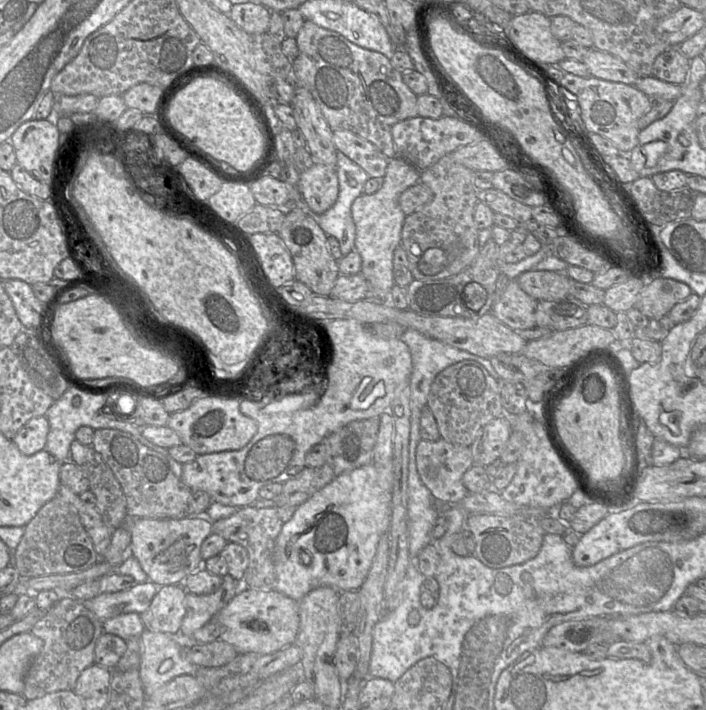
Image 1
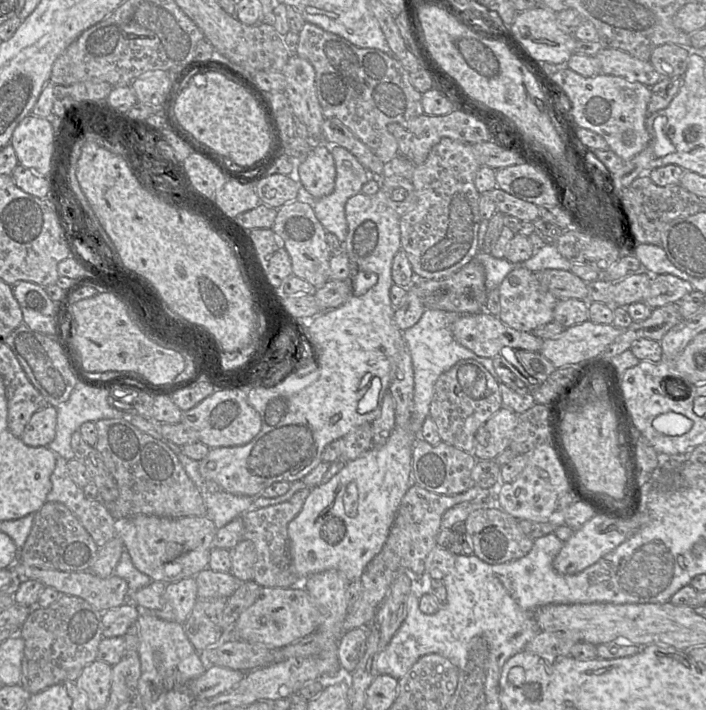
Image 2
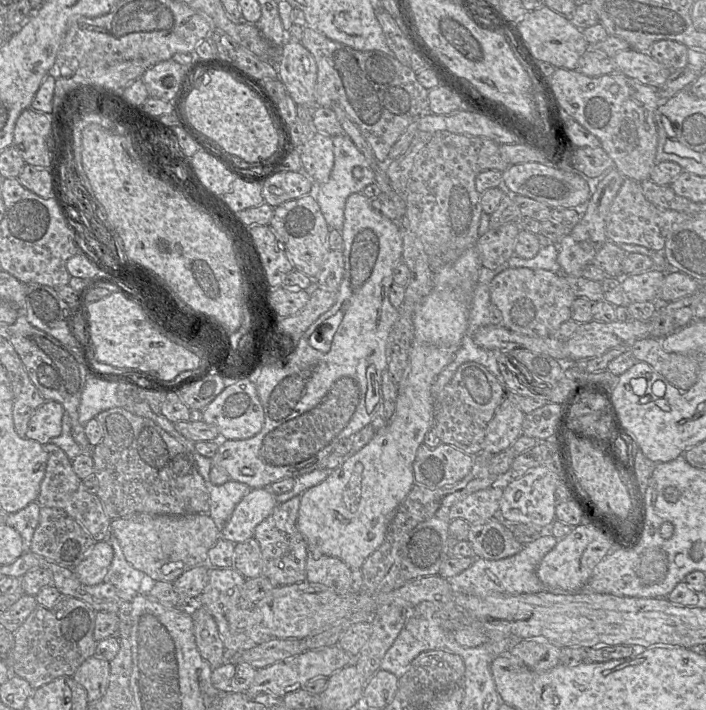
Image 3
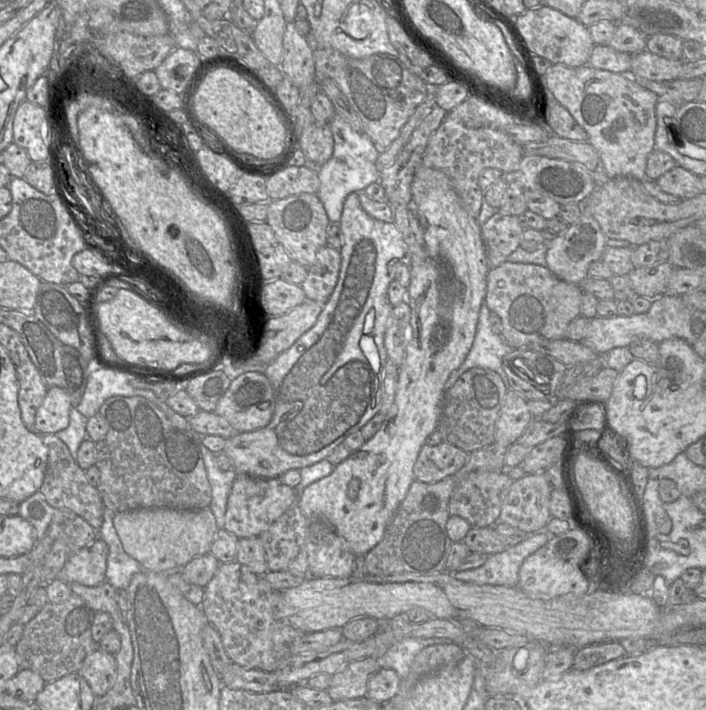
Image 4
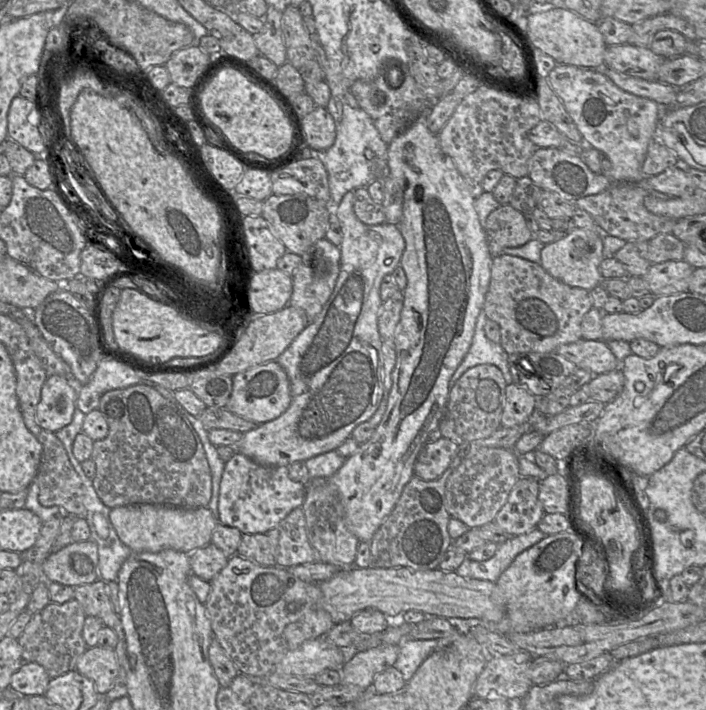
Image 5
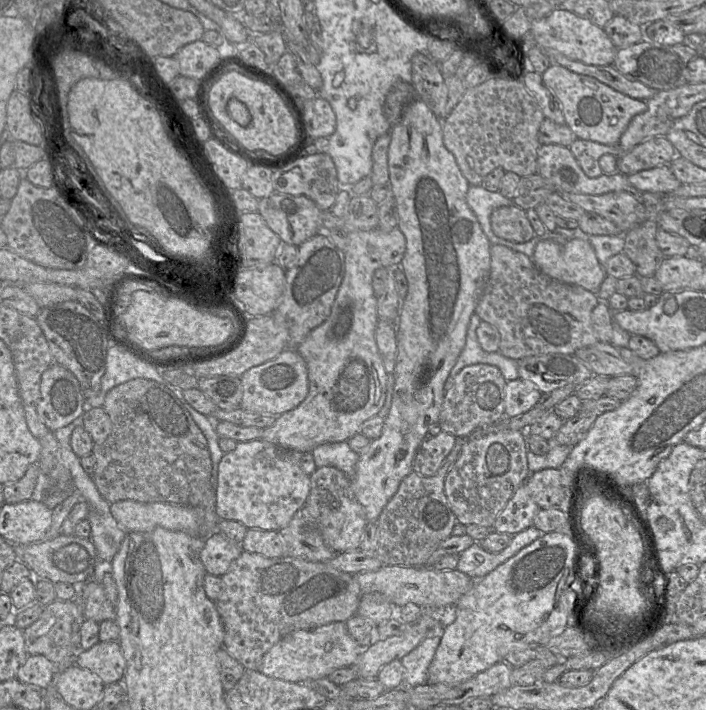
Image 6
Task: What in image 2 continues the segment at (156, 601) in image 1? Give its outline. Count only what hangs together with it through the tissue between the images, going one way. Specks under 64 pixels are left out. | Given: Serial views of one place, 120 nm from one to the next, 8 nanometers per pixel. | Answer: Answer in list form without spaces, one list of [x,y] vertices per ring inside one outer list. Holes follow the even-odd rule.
[[[195,577],[183,578],[166,584],[161,608],[154,613],[163,620],[184,624],[197,600]]]

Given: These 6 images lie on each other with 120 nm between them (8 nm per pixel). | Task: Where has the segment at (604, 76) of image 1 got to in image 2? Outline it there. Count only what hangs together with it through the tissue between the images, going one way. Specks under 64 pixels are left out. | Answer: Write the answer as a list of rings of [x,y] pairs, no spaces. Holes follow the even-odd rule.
[[[604,48],[594,57],[599,61],[601,74],[620,76],[647,87],[654,86],[662,78],[650,61],[639,60],[619,49]]]

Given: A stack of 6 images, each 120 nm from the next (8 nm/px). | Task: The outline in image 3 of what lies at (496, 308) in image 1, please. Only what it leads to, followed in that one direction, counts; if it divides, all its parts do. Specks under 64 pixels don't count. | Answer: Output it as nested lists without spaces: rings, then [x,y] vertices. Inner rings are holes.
[[[506,268],[490,283],[490,300],[502,314],[507,329],[531,337],[553,337],[560,325],[571,318],[571,306],[576,299],[563,273],[543,269]]]

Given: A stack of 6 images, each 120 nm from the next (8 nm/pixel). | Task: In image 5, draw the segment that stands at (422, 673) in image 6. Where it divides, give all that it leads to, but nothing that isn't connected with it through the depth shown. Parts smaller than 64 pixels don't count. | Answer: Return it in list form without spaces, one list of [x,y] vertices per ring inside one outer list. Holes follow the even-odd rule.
[[[406,639],[399,647],[399,654],[393,666],[402,673],[407,683],[422,662],[439,647],[439,641],[437,639]]]

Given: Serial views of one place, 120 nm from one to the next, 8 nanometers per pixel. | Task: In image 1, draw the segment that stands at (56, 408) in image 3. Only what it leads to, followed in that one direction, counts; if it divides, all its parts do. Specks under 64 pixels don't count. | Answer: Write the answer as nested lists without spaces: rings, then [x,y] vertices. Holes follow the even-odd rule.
[[[45,415],[31,418],[15,434],[12,441],[24,455],[32,455],[44,449],[49,423]]]

